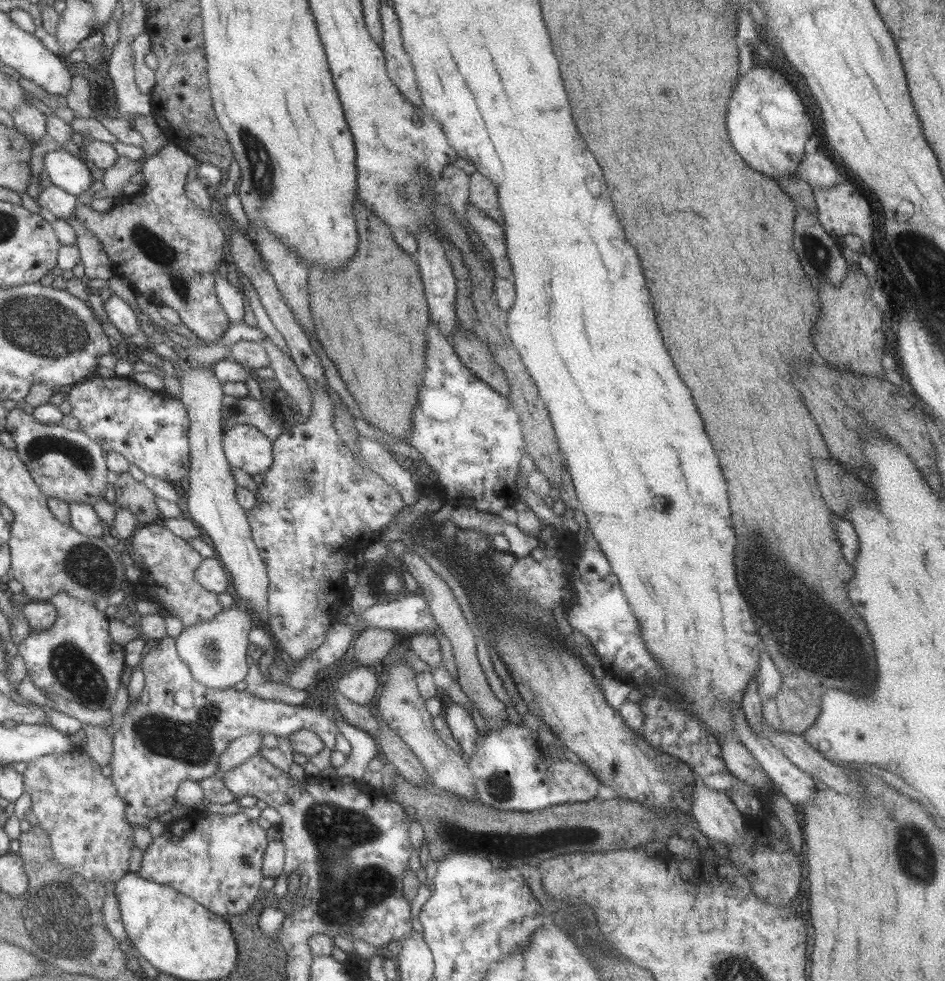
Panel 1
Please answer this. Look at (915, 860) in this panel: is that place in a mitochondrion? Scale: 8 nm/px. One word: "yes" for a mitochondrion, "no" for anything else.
yes

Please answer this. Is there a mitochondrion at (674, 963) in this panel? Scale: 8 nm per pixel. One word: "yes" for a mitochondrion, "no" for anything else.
no

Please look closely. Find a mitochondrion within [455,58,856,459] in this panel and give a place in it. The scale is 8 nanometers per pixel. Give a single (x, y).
(815, 245)

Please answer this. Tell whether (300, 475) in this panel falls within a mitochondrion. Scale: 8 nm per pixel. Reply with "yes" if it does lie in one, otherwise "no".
yes

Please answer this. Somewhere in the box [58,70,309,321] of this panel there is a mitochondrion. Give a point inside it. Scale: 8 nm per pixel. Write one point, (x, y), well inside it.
(144, 239)

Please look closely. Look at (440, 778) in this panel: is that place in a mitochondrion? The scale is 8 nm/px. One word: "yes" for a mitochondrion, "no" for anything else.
no

